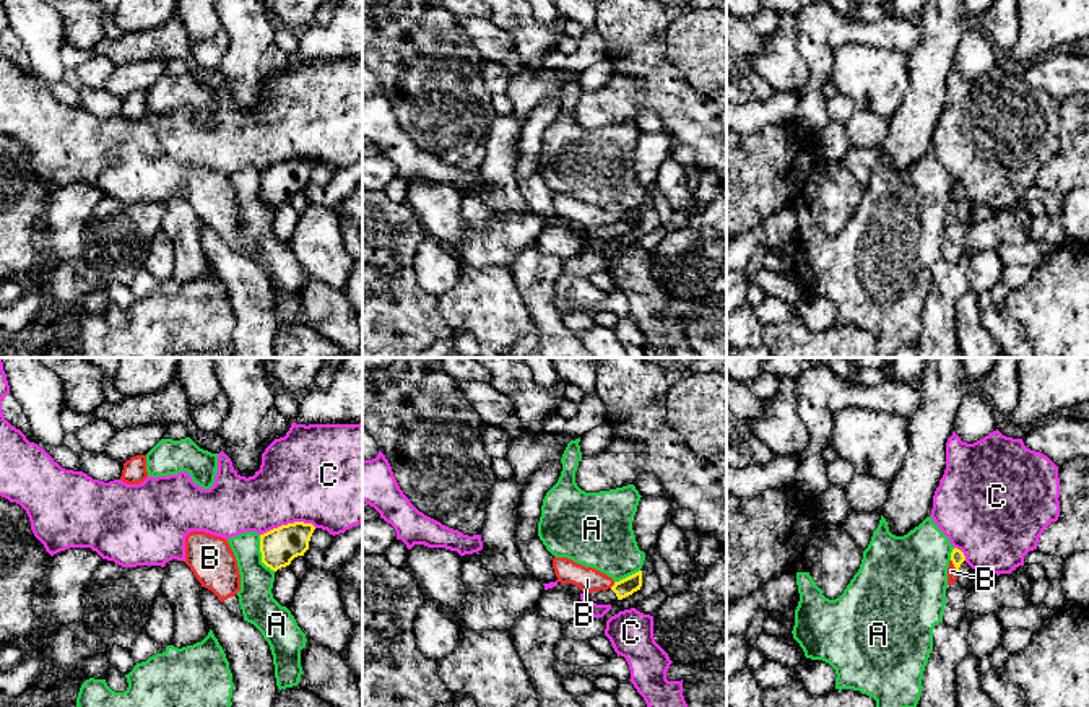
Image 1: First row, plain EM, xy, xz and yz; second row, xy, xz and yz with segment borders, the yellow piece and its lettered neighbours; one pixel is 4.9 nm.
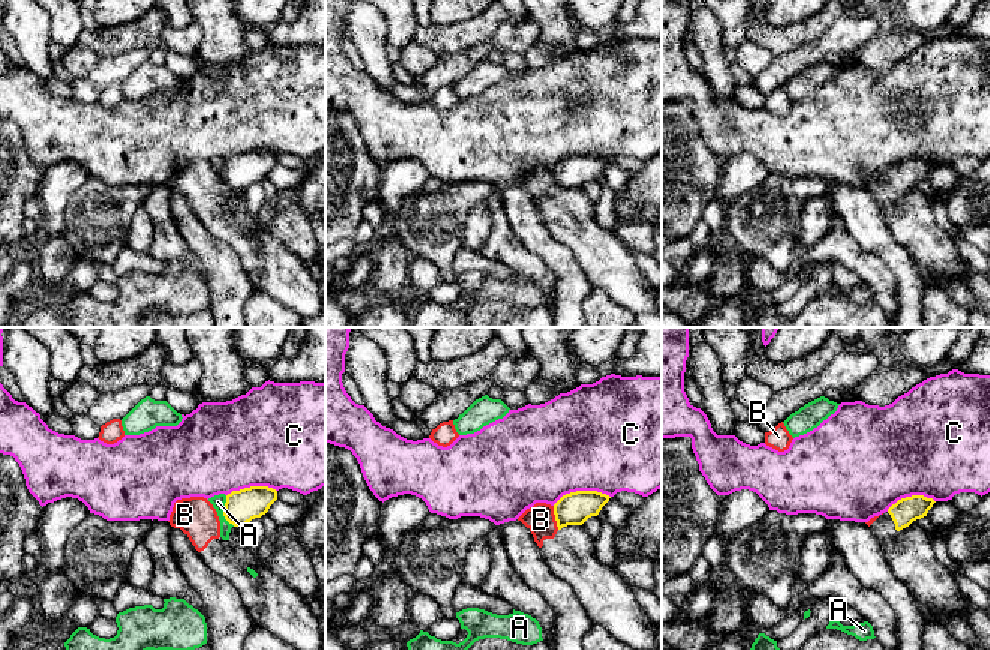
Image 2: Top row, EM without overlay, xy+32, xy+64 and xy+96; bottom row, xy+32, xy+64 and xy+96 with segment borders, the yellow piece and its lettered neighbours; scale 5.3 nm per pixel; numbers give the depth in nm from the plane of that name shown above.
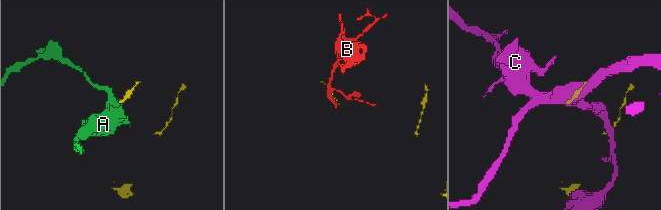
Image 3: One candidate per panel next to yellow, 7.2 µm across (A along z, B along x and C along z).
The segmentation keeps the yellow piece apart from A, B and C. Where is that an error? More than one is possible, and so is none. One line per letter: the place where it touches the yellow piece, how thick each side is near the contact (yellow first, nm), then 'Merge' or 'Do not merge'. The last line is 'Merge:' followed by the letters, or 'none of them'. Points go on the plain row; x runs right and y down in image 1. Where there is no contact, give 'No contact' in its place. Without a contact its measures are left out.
A: Touches yellow at xy (262, 190). Thickness 190 nm (yellow) against 170 nm. Do not merge
B: Touches yellow at yz (954, 202). Thickness 70 nm (yellow) against 50 nm. Do not merge
C: Touches yellow at xy (288, 160). Thickness 190 nm (yellow) against 440 nm. Do not merge
Merge: none of them

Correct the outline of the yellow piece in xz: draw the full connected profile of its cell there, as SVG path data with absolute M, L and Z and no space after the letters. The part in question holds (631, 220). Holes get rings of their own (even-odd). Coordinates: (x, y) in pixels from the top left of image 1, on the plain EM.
M642 206L619 218L614 218L614 221L608 226L587 229L587 236L597 241L613 241L614 237L623 236L632 231L634 228L640 226L640 223L642 223Z

